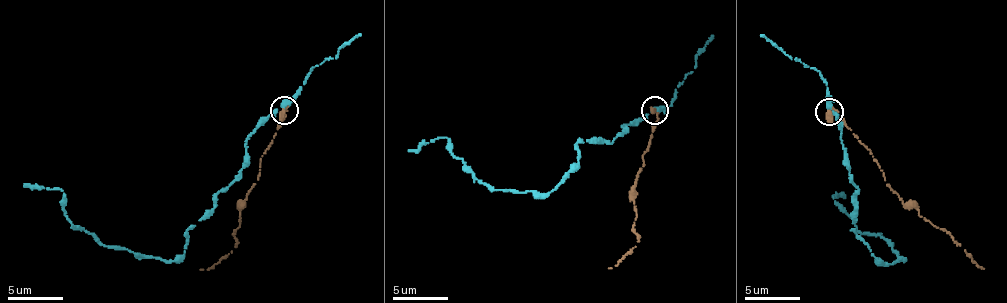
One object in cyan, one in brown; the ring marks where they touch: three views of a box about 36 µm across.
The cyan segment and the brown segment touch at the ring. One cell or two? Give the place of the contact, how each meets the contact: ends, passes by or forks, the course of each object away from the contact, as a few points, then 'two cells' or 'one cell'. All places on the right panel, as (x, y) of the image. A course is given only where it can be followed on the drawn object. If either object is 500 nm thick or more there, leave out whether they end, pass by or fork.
place (829, 111); cyan passes by; brown ends; course cyan (829, 111), (857, 190), (853, 232), (872, 254), (901, 258), (856, 227), (832, 197), (842, 193); course brown (829, 111), (837, 111), (876, 158), (884, 180), (904, 203), (942, 228), (982, 268); two cells

